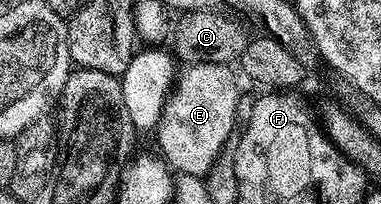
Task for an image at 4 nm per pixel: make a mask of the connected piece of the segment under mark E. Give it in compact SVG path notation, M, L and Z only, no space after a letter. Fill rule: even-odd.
M192 63L187 70L182 78L180 75L158 121L158 151L172 171L203 178L217 162L222 148L228 145L232 130L236 129L242 91L238 73L228 63Z

